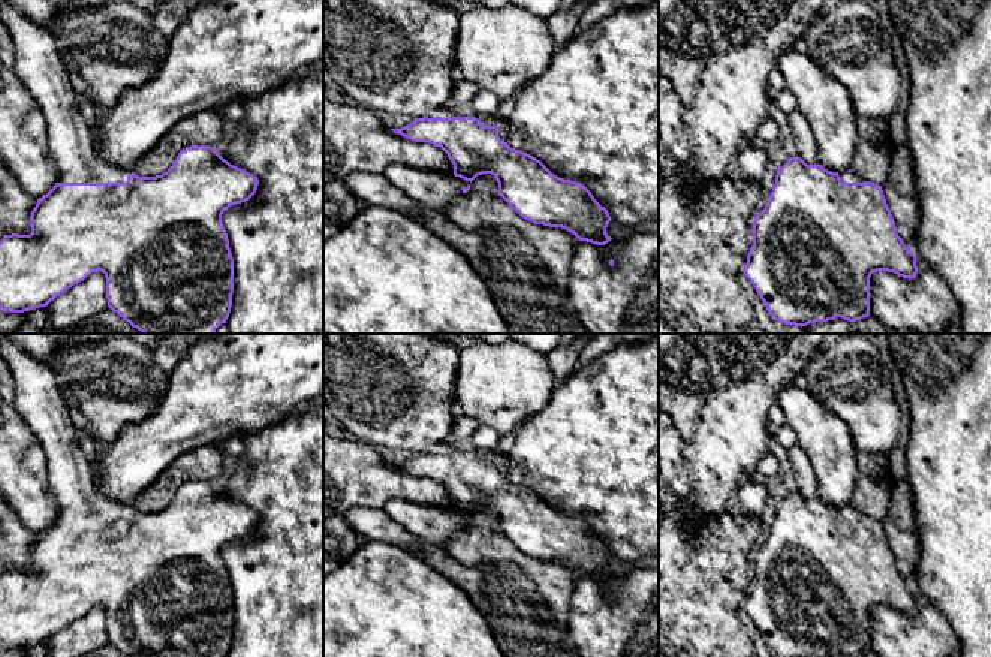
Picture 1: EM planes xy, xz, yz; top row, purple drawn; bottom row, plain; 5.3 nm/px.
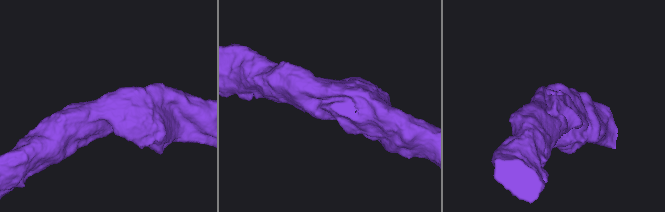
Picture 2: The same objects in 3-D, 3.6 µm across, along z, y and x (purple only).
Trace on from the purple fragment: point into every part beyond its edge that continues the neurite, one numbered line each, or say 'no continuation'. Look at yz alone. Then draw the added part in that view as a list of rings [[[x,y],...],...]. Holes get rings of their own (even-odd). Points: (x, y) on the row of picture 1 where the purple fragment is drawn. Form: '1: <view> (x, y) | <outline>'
1: yz (848, 177) | [[[840,171],[838,175],[840,175],[841,181],[844,181],[844,183],[864,183],[864,181],[867,181],[862,177],[859,177],[858,174],[855,174],[853,171],[852,172]]]

